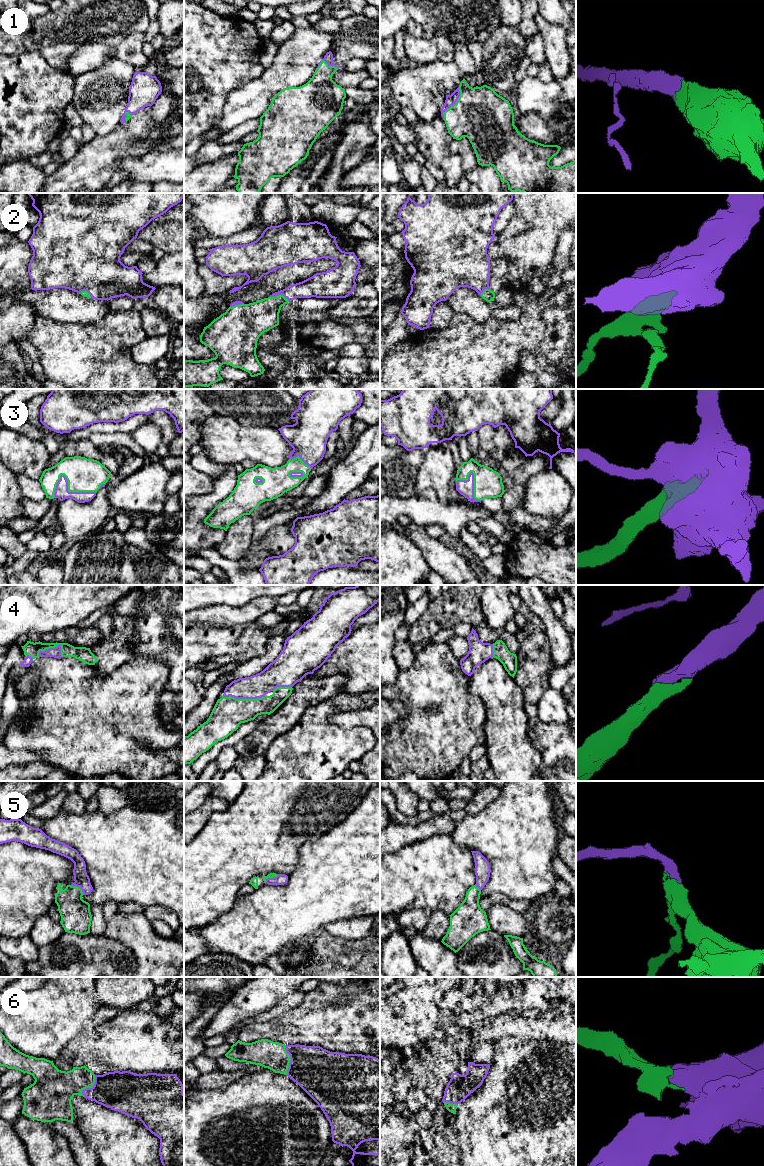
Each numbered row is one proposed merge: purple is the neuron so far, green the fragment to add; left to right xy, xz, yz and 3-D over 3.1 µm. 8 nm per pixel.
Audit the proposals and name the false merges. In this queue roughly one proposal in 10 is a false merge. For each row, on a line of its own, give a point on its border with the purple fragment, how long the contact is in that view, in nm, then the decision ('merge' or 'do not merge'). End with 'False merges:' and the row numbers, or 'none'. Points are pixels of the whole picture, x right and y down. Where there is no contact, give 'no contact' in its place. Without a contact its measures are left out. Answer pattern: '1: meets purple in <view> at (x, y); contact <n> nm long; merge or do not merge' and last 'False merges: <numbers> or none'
1: meets purple in yz at (453, 104); contact 300 nm long; merge
2: meets purple in xz at (279, 294); contact 170 nm long; merge
3: meets purple in xy at (67, 485); contact 360 nm long; merge
4: meets purple in xz at (243, 698); contact 340 nm long; merge
5: meets purple in xy at (78, 886); contact 130 nm long; merge
6: meets purple in xz at (290, 1060); contact 240 nm long; merge
False merges: none

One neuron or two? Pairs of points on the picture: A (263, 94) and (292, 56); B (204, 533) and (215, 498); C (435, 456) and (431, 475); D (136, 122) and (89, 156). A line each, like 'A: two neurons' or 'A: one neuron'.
A: one neuron
B: one neuron
C: one neuron
D: one neuron

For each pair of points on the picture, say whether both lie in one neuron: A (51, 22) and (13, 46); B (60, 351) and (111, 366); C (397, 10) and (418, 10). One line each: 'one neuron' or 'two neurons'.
A: one neuron
B: one neuron
C: two neurons

